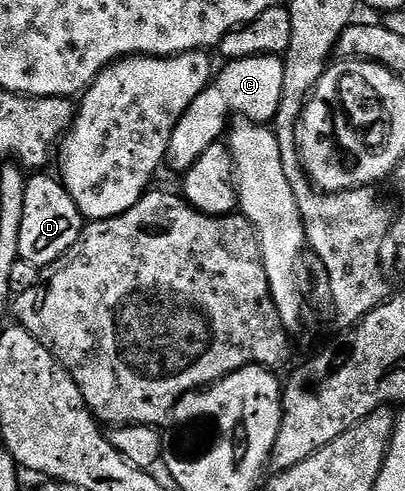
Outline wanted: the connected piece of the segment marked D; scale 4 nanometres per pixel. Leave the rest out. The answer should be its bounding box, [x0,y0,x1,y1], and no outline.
[18,173,86,269]

